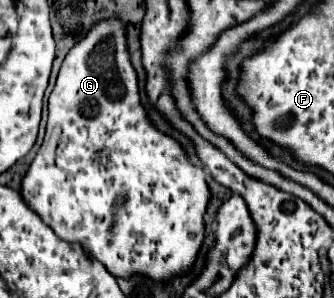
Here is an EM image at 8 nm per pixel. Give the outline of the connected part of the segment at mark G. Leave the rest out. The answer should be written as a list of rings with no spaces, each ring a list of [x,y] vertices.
[[[114,18],[104,20],[104,22],[94,24],[94,28],[88,32],[88,36],[68,52],[68,56],[66,56],[66,60],[60,68],[56,86],[50,94],[50,116],[48,116],[44,144],[40,146],[38,156],[34,158],[28,174],[22,180],[22,196],[36,212],[40,212],[40,218],[56,232],[58,238],[70,240],[70,242],[80,242],[88,250],[88,254],[92,254],[98,262],[102,262],[108,268],[110,274],[132,276],[132,274],[140,272],[144,276],[150,276],[156,282],[166,282],[174,274],[184,274],[196,260],[196,254],[198,254],[202,240],[204,240],[204,232],[202,232],[204,230],[204,212],[206,212],[206,206],[208,206],[208,200],[210,200],[210,190],[208,190],[208,184],[204,180],[204,172],[188,160],[182,146],[174,138],[158,132],[148,122],[146,112],[140,104],[138,78],[136,78],[136,72],[134,72],[130,58],[128,58],[124,34],[126,34],[126,28],[120,20],[114,20]]]

